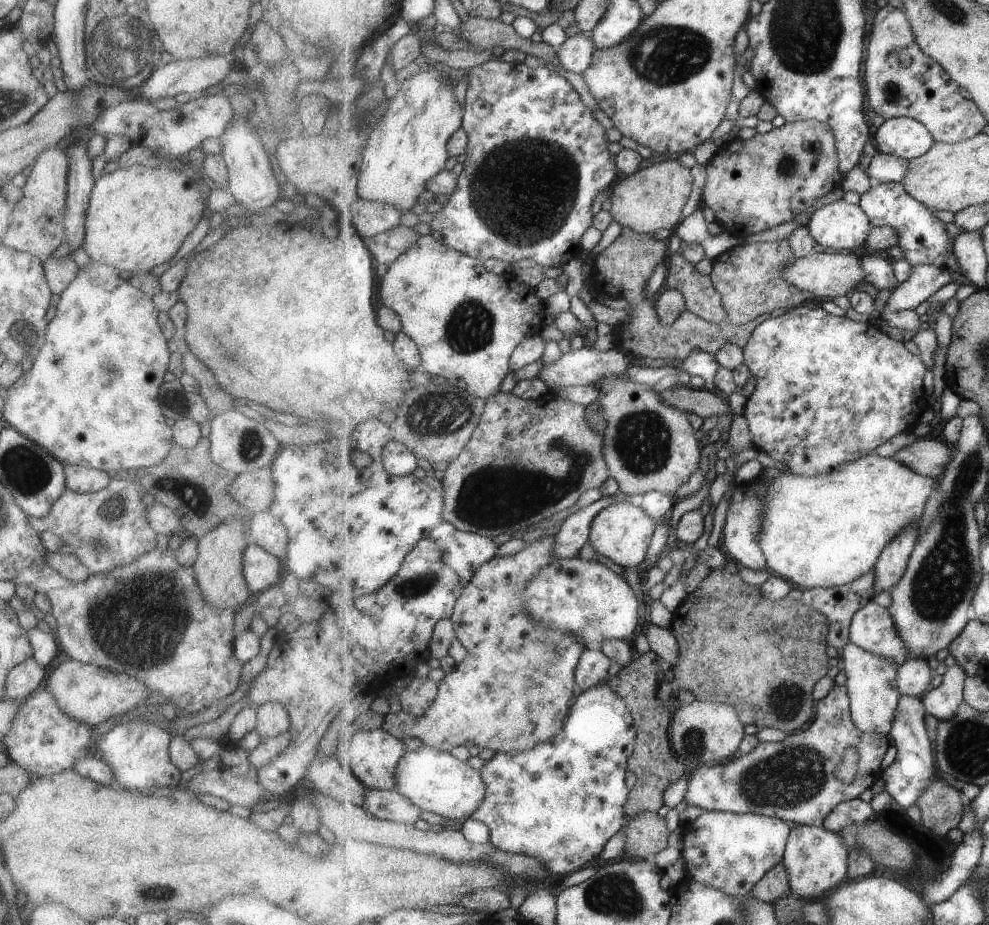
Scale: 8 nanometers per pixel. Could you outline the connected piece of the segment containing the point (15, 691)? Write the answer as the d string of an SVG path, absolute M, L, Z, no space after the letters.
M33 656L27 658L24 662L14 666L6 675L5 696L2 701L23 699L32 694L43 678L46 678L46 669L38 664Z

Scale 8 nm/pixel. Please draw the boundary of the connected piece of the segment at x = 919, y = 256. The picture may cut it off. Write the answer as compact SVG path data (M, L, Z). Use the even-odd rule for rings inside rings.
M877 183L869 193L862 196L861 204L873 220L874 228L888 225L899 232L900 247L912 266L924 263L944 267L950 249L954 252L957 237L950 234L946 223L934 214L934 210L929 210L906 190L904 183Z

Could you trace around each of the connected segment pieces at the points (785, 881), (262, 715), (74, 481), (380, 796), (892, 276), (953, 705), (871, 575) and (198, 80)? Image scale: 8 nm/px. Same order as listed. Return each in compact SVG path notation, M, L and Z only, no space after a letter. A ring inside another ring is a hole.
M785 861L772 868L752 892L752 896L773 905L778 900L789 897L792 894L794 892L791 883L791 874L785 865Z
M266 701L257 707L257 725L255 731L270 742L278 735L287 735L291 725L286 707L278 701Z
M63 463L63 465L65 468L65 486L74 492L93 493L106 488L112 481L108 473L103 470L70 463Z
M367 787L366 809L381 819L404 824L416 824L424 809L420 808L402 791L383 791Z
M887 254L867 255L863 258L863 265L867 281L872 284L874 292L895 288L894 292L901 285L899 278L896 278L896 272L894 272L894 260Z
M958 662L944 674L943 683L932 689L923 699L927 712L939 720L951 719L961 709L969 673Z
M877 570L870 571L867 575L861 576L854 582L838 585L835 587L816 587L804 591L802 601L815 611L824 613L831 620L831 631L829 634L830 646L837 649L845 649L851 642L851 626L854 617L865 606L873 601L875 594L875 582L877 581Z
M198 57L196 59L174 59L171 63L159 65L151 73L148 80L135 87L137 98L152 104L159 98L174 97L178 93L188 92L195 96L205 91L210 86L216 86L224 80L230 70L233 69L236 61L232 57Z

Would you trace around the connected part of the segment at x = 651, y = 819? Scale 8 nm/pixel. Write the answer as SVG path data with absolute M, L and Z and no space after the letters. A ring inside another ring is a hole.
M652 811L639 812L621 831L627 837L623 857L653 859L668 848L672 831L666 818Z

